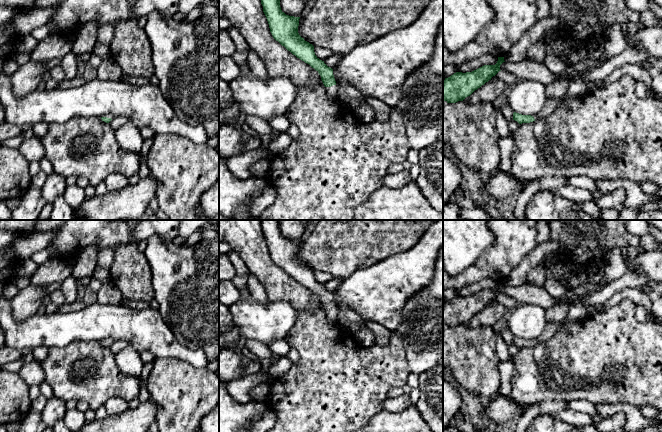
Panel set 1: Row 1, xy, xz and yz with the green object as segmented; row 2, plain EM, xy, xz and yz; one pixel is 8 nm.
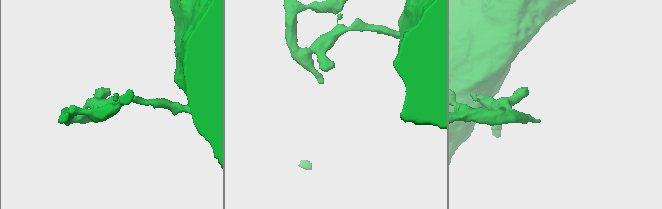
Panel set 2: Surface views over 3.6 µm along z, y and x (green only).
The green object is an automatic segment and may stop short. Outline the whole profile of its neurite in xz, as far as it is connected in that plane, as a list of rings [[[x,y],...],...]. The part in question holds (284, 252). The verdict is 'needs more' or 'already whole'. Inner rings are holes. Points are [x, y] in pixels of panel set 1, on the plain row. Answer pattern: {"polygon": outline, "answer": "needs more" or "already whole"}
{"polygon": [[[261,220],[261,228],[273,262],[297,282],[314,292],[321,300],[328,323],[331,326],[339,326],[333,293],[315,279],[314,270],[298,257],[300,241],[286,239],[281,234],[280,220]]], "answer": "needs more"}

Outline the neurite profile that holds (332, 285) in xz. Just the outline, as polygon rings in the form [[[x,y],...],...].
[[[332,278],[330,281],[328,281],[326,284],[324,284],[324,287],[330,291],[330,292],[335,292],[340,285],[343,283],[344,279],[341,278]]]

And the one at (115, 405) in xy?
[[[113,397],[104,404],[104,407],[108,415],[117,415],[127,411],[129,404],[122,398]]]

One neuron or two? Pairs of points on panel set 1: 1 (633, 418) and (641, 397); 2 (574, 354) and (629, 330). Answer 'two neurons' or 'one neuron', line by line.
1: two neurons
2: one neuron

